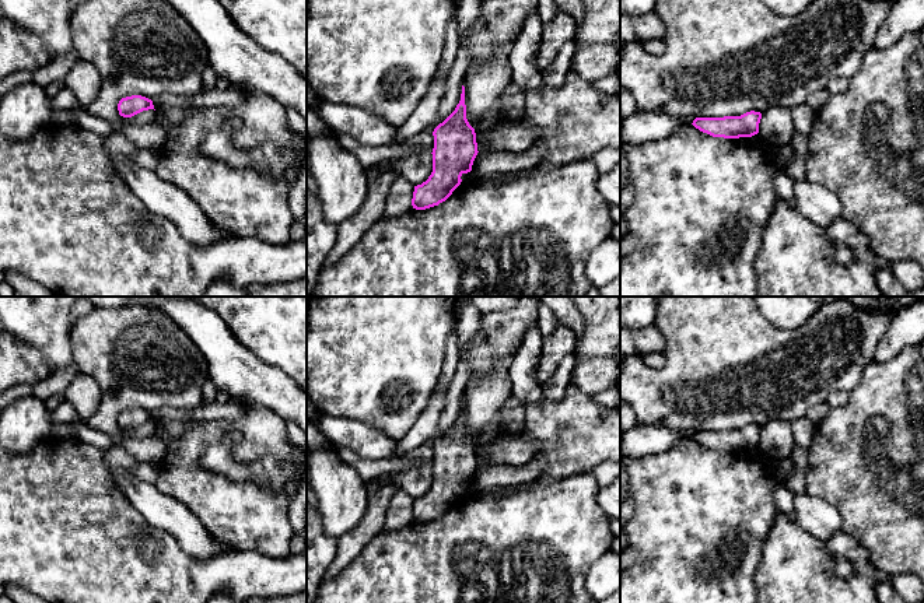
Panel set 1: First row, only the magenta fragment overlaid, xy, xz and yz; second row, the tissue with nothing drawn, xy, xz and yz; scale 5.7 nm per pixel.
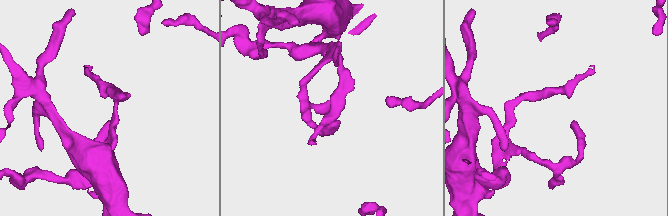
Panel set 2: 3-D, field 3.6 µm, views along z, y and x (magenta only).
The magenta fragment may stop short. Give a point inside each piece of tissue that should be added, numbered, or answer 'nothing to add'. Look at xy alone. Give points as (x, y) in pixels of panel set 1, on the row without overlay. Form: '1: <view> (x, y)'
nothing to add

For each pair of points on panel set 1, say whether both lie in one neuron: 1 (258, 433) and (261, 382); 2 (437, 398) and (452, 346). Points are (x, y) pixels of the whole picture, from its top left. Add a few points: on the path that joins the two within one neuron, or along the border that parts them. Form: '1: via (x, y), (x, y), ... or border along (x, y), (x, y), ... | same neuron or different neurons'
1: border along (244, 403), (266, 406), (284, 421) | different neurons
2: via (443, 385), (452, 358) | same neuron

